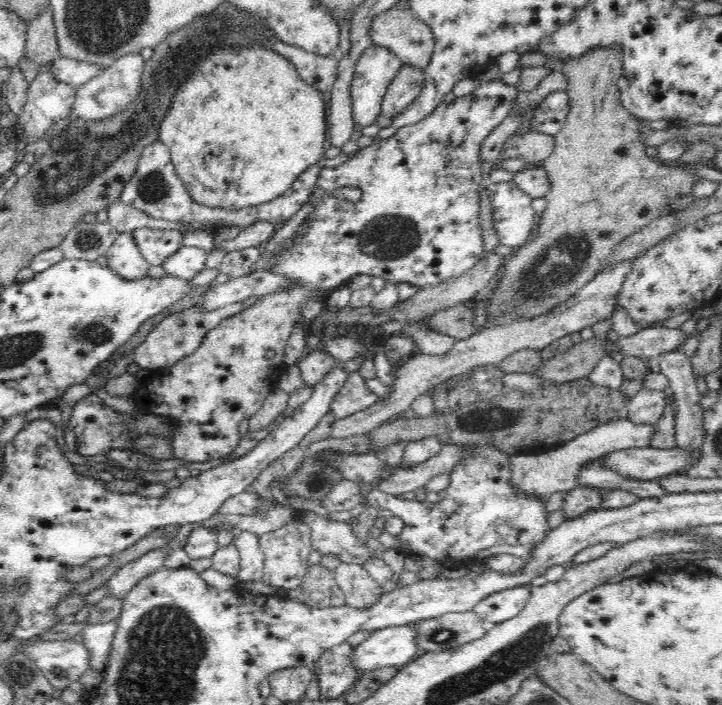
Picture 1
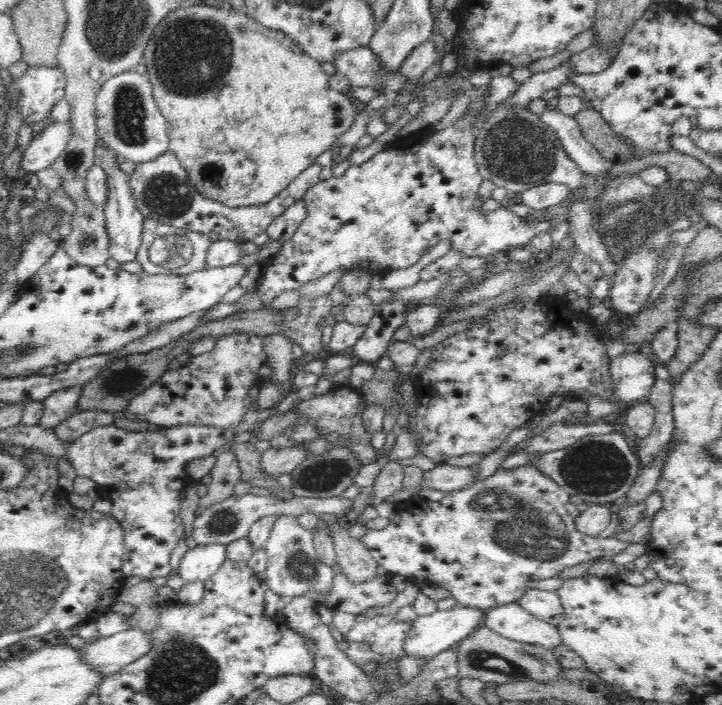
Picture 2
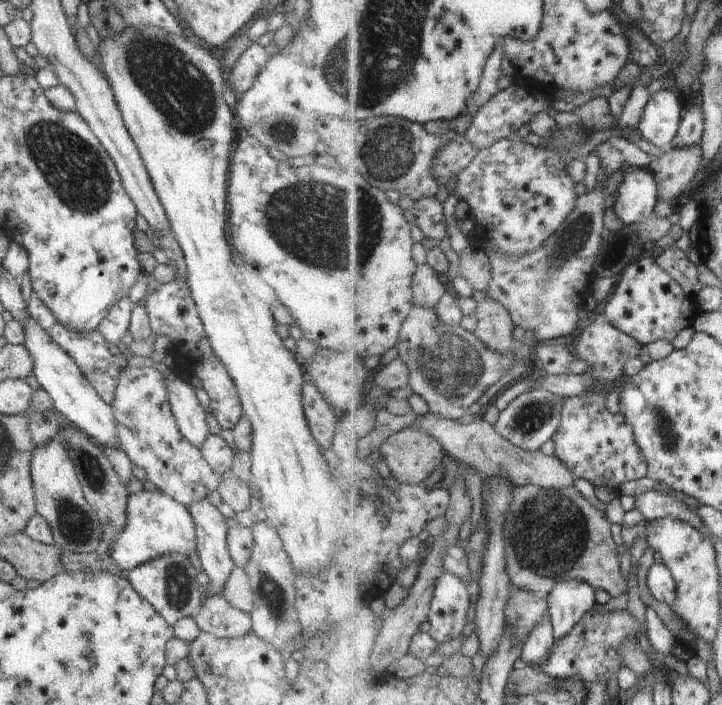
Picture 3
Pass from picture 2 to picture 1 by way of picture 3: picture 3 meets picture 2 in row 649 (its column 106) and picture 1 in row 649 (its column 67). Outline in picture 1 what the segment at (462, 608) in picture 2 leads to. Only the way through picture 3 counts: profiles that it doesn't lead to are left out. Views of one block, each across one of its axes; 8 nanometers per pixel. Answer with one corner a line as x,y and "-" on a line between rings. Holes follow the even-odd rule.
410,625
386,627
371,631
368,638
353,648
350,655
351,665
357,672
378,670
387,666
402,667
413,661
417,653
417,634
415,628

